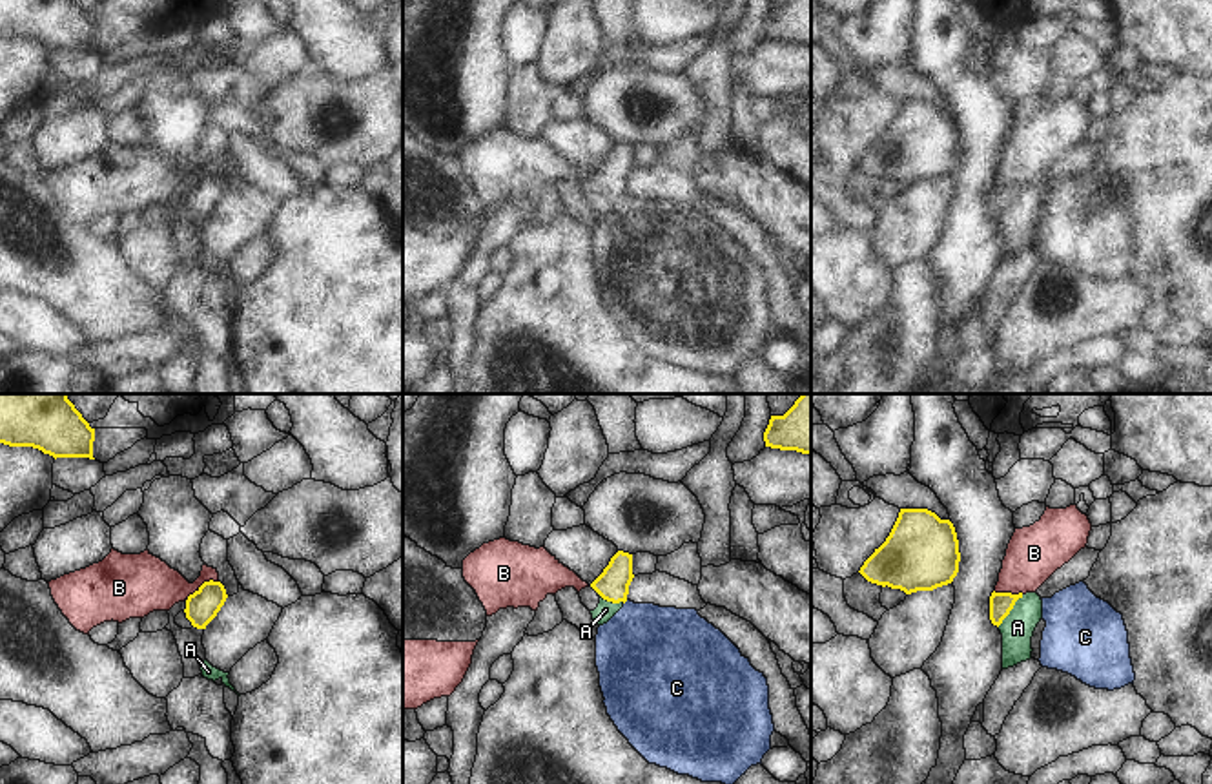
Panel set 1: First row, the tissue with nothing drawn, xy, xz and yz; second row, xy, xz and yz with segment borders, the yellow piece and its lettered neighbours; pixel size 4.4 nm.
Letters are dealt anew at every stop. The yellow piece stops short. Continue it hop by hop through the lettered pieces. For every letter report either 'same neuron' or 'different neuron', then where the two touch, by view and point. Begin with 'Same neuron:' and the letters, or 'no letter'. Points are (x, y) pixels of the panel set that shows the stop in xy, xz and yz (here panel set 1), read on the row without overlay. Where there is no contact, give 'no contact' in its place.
Same neuron: A
A: same neuron | yz (1010, 201)
B: different neuron | xy (203, 175)
C: different neuron | no contact

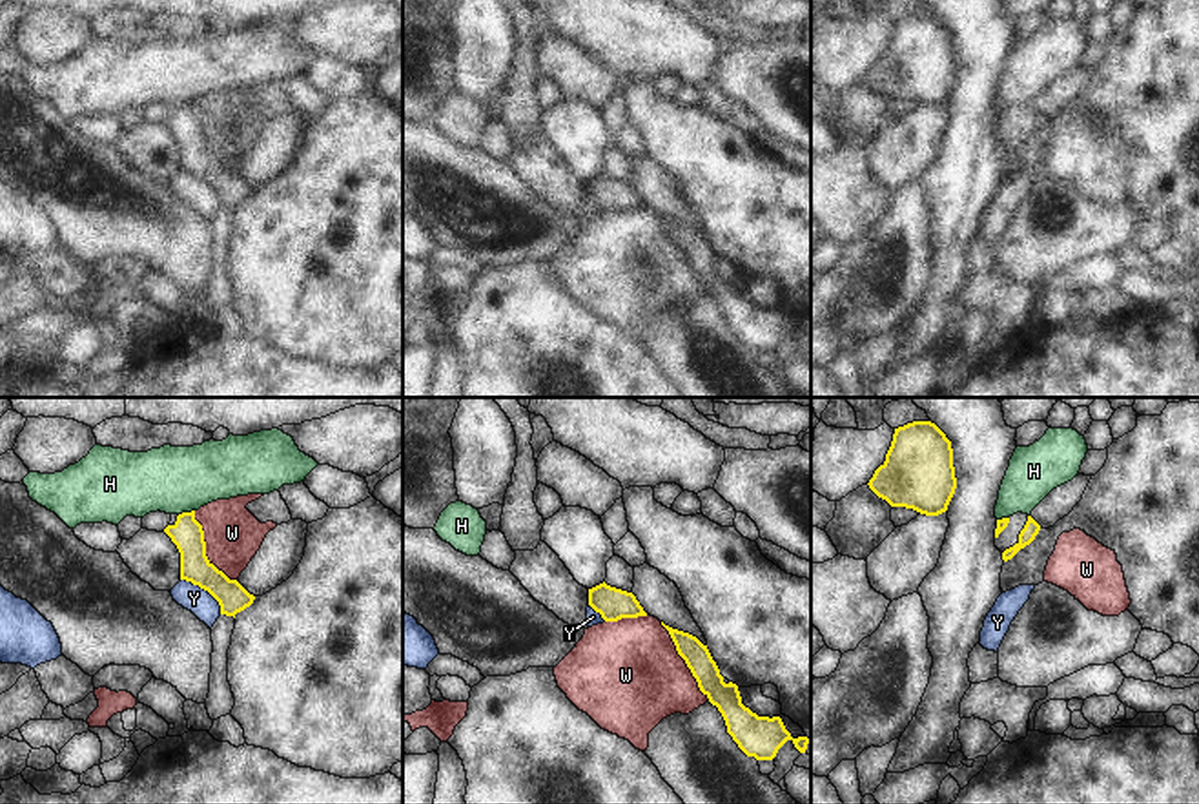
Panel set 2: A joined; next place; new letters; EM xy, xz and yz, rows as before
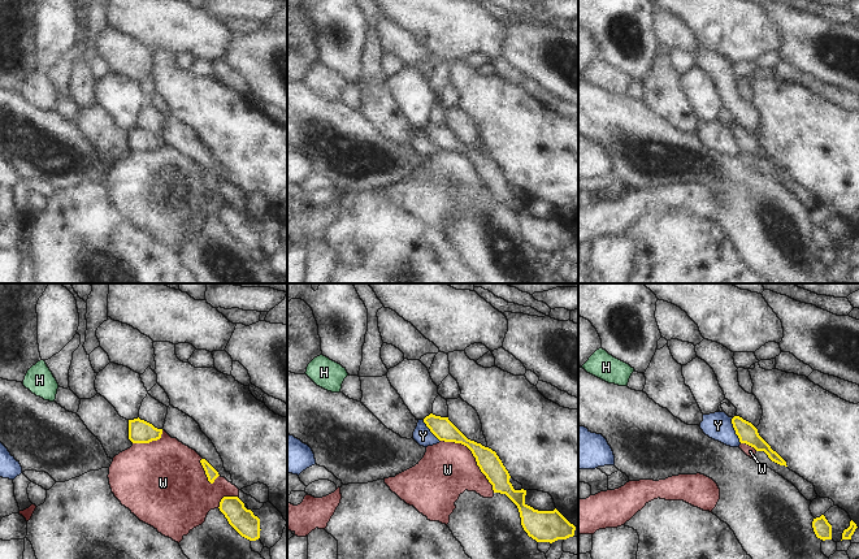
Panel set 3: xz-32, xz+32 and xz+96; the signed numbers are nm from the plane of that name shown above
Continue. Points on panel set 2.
Same neuron: no letter
H: different neuron | xy (186, 104)
W: different neuron | xz (686, 254)
Y: different neuron | xy (204, 181)

